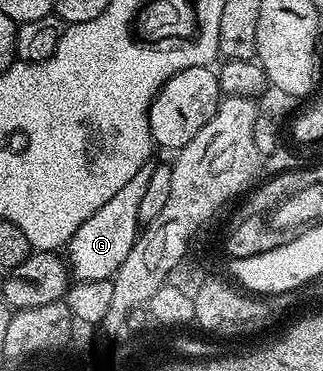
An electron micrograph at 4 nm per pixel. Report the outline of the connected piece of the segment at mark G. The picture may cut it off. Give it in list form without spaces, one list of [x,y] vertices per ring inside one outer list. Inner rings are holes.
[[[152,163],[138,167],[137,173],[108,202],[102,203],[78,231],[74,231],[66,246],[66,264],[76,281],[107,281],[116,276],[118,267],[122,267],[126,255],[130,255],[130,247],[134,247],[142,232],[138,207],[155,170],[156,165]]]

